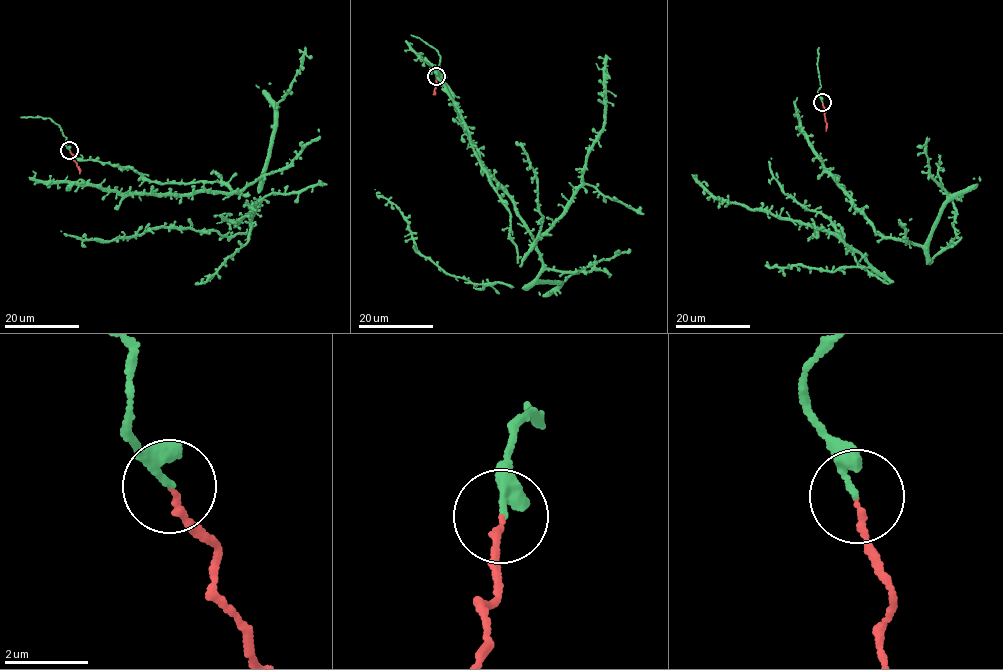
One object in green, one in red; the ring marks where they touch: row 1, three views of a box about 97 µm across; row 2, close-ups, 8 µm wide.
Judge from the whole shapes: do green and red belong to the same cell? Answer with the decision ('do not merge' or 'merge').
merge

